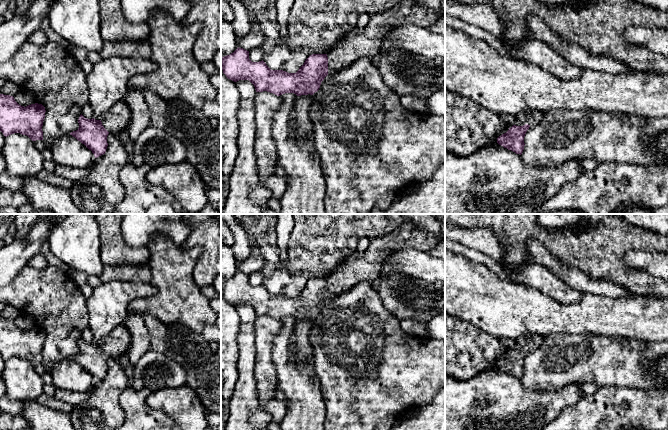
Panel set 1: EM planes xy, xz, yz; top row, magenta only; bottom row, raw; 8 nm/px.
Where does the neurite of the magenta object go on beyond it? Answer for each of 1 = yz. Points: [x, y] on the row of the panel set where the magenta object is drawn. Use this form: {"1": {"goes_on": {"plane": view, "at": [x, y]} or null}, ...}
{"1": {"goes_on": {"plane": "yz", "at": [531, 117]}}}

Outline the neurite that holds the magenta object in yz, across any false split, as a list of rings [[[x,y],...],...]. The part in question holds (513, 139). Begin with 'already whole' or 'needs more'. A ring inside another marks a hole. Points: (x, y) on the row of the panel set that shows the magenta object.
needs more; [[[530,111],[517,116],[516,122],[508,125],[503,134],[497,138],[497,143],[516,154],[522,154],[524,150],[524,137],[530,125],[536,123],[542,117],[539,111]]]

